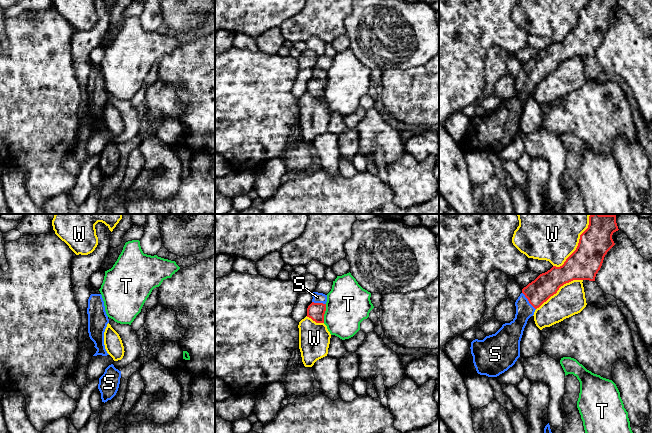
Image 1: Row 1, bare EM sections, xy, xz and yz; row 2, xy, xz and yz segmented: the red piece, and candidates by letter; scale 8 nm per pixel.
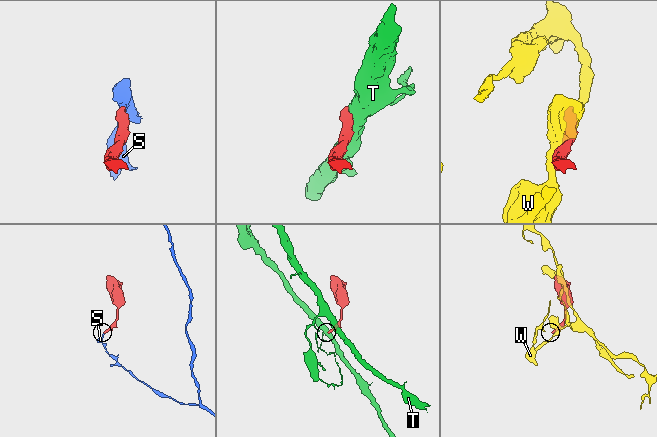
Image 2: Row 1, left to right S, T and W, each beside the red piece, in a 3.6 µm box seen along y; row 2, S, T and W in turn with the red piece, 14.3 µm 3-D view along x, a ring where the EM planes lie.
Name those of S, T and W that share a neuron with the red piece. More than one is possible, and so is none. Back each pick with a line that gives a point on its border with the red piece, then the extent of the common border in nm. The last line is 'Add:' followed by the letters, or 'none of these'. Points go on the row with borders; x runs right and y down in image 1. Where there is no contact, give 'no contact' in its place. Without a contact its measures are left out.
S: yz (528, 300) | 180 nm
Add: S

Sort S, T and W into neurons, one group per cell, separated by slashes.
S / T / W

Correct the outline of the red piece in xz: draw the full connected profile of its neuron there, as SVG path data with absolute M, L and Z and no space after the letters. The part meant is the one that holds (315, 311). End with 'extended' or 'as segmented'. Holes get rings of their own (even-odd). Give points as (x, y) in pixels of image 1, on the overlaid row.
M313 292L312 297L312 303L307 308L307 317L311 318L316 323L324 323L327 295Z; extended

